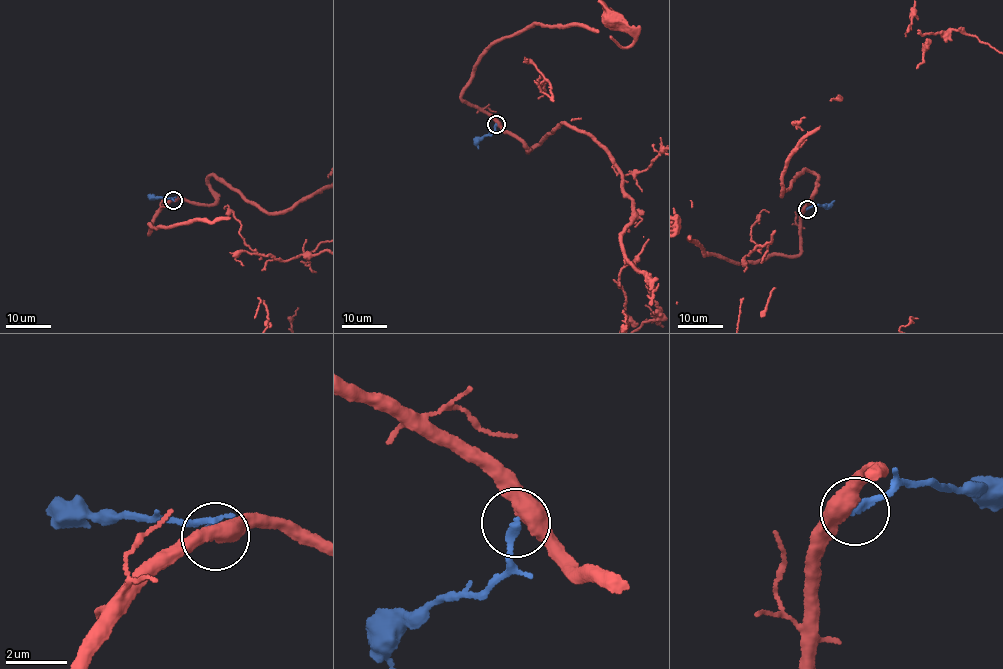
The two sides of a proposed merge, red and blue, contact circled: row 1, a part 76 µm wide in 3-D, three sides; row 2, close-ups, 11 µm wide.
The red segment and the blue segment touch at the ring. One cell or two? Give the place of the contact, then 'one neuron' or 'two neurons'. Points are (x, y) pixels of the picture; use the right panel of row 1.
at (807, 209); two neurons

